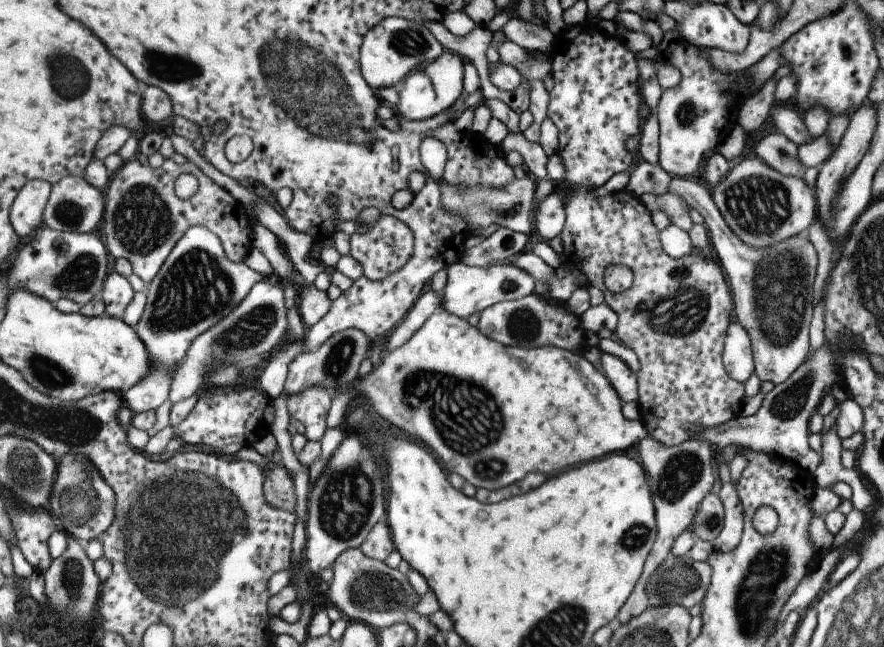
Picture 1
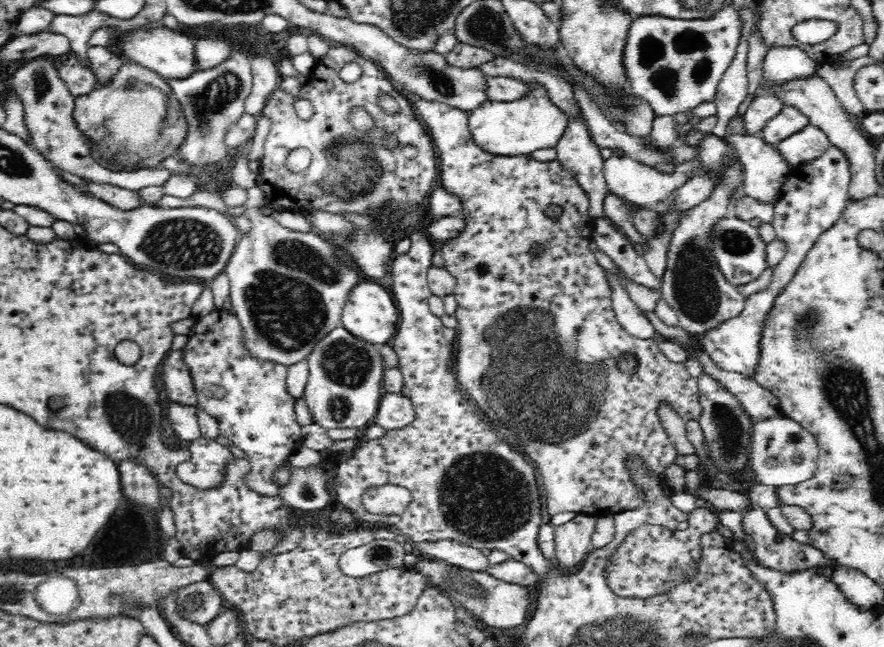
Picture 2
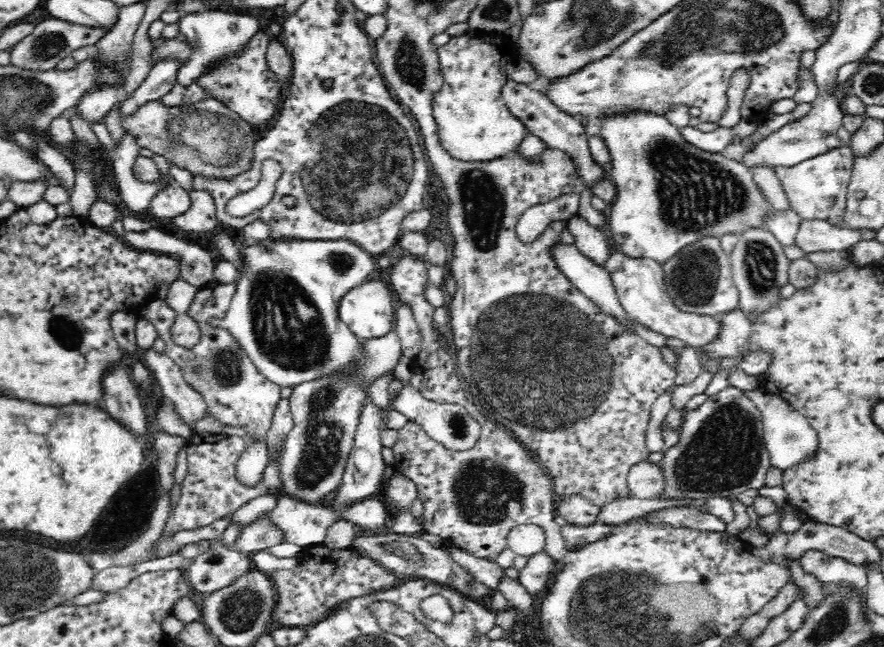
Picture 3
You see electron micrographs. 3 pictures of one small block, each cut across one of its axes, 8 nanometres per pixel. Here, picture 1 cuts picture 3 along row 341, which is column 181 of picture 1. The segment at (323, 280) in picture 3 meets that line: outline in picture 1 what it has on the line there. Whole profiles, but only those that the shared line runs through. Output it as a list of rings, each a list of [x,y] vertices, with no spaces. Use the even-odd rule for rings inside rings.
[[[193,226],[187,230],[187,234],[165,260],[161,274],[147,288],[149,304],[137,330],[145,344],[149,344],[159,370],[153,374],[153,378],[141,382],[123,396],[135,414],[155,412],[165,402],[169,402],[173,370],[177,370],[189,356],[193,342],[235,314],[245,298],[249,298],[249,294],[255,290],[255,286],[261,284],[261,280],[263,274],[251,270],[245,262],[233,262],[229,258],[223,240],[213,230],[209,230],[209,226]]]

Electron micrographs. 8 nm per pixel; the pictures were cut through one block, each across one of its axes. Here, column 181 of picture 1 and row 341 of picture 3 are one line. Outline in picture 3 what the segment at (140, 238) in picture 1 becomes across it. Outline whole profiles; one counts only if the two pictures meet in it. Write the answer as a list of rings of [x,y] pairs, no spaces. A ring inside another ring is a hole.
[[[234,278],[232,282],[220,282],[214,280],[208,286],[196,290],[190,306],[188,306],[188,316],[198,322],[202,336],[200,342],[194,348],[184,348],[178,346],[172,340],[172,324],[176,320],[176,310],[170,310],[164,300],[152,300],[142,312],[142,318],[148,318],[156,328],[158,328],[158,336],[162,336],[162,340],[166,342],[164,348],[164,356],[168,356],[176,366],[182,368],[182,376],[186,380],[188,386],[192,386],[192,390],[196,390],[202,400],[208,406],[208,412],[212,412],[220,422],[224,422],[226,426],[244,426],[246,428],[246,436],[256,436],[256,444],[250,448],[246,448],[246,452],[242,454],[240,462],[238,462],[238,478],[242,482],[246,482],[248,486],[258,484],[258,480],[262,480],[262,474],[270,462],[270,454],[266,450],[266,432],[272,424],[272,416],[278,410],[278,404],[282,400],[282,386],[268,382],[268,378],[258,370],[258,366],[252,364],[252,360],[248,358],[246,350],[240,346],[240,342],[234,338],[234,334],[226,328],[212,328],[208,324],[210,318],[226,318],[228,310],[232,306],[232,298],[238,290],[238,278]]]

